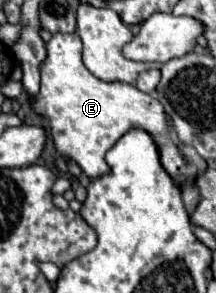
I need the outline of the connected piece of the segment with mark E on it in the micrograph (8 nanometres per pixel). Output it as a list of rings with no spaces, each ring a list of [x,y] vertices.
[[[56,33],[46,47],[48,57],[40,67],[42,85],[32,105],[42,117],[50,121],[50,135],[56,143],[56,149],[64,153],[64,157],[74,159],[90,179],[102,177],[110,173],[104,157],[114,147],[114,143],[130,129],[142,129],[150,133],[154,143],[158,145],[160,163],[172,177],[174,185],[182,189],[184,185],[196,183],[198,169],[184,159],[176,143],[170,139],[168,115],[158,99],[136,89],[134,85],[120,81],[106,83],[94,77],[82,63],[82,39],[78,37],[78,33]]]

